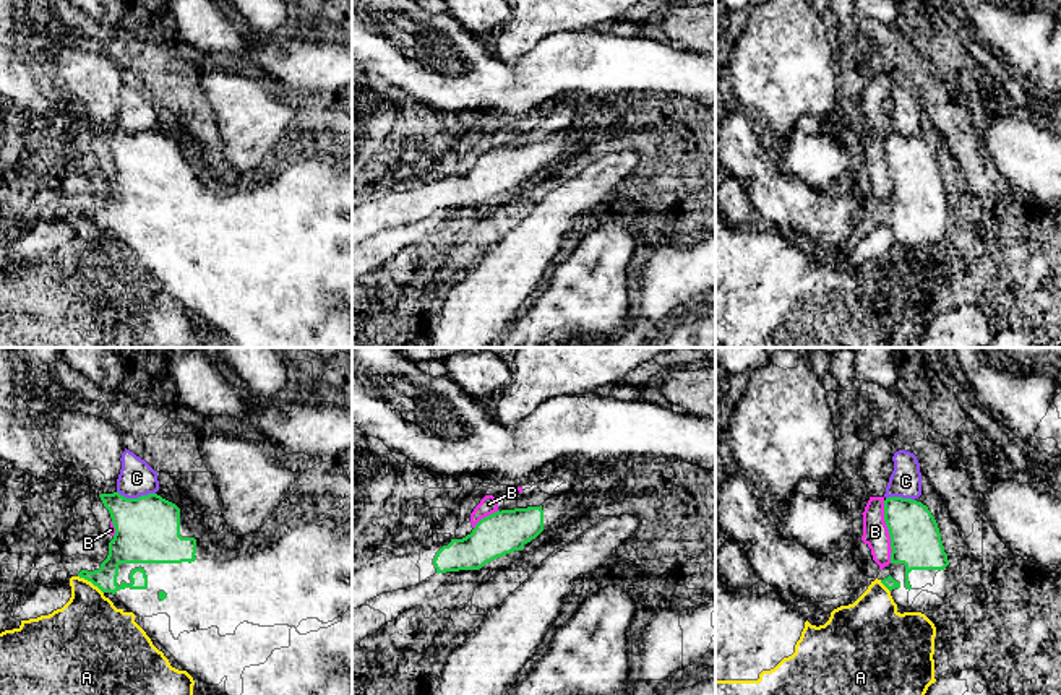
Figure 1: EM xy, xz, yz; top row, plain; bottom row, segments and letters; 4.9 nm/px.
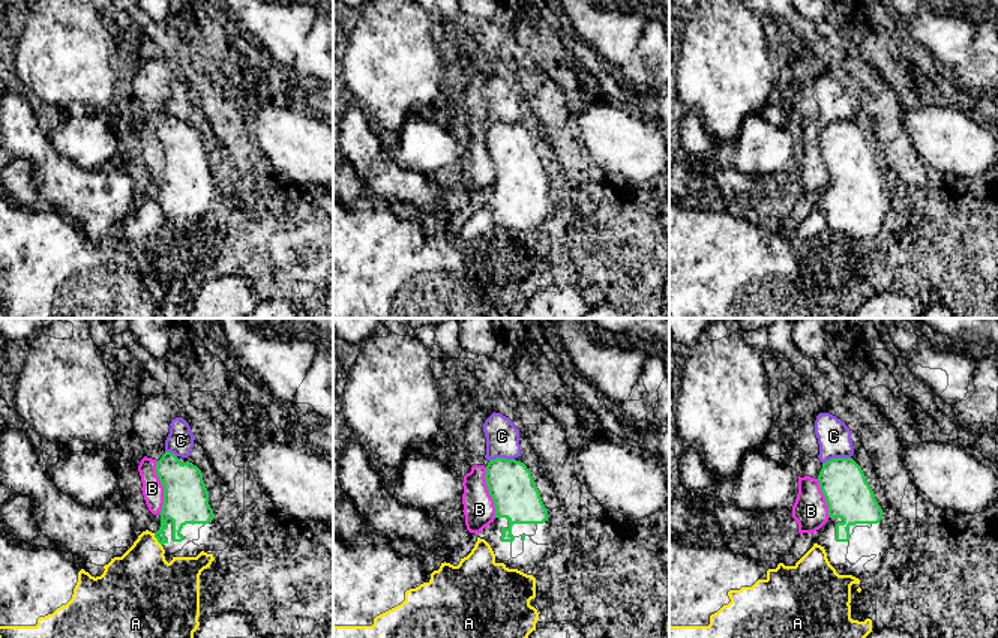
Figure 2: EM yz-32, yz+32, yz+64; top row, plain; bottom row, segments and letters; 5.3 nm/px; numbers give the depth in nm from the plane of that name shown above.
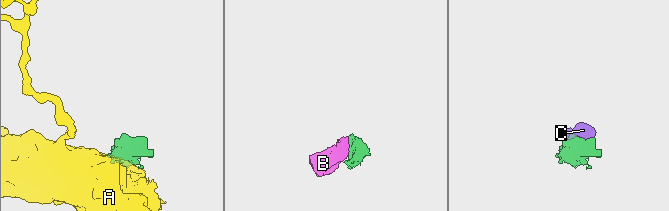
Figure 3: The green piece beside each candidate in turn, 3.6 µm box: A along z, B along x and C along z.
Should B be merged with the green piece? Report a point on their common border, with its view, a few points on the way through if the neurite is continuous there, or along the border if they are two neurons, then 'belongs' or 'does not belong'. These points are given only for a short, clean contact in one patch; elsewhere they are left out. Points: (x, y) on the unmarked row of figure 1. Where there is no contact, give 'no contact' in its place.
meets green in yz at (889, 168); does not belong

